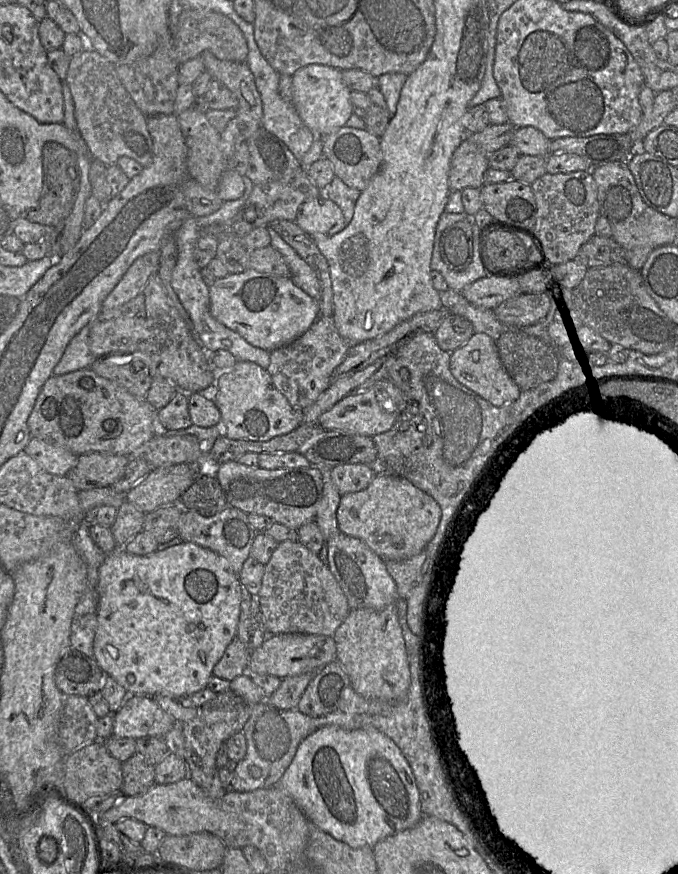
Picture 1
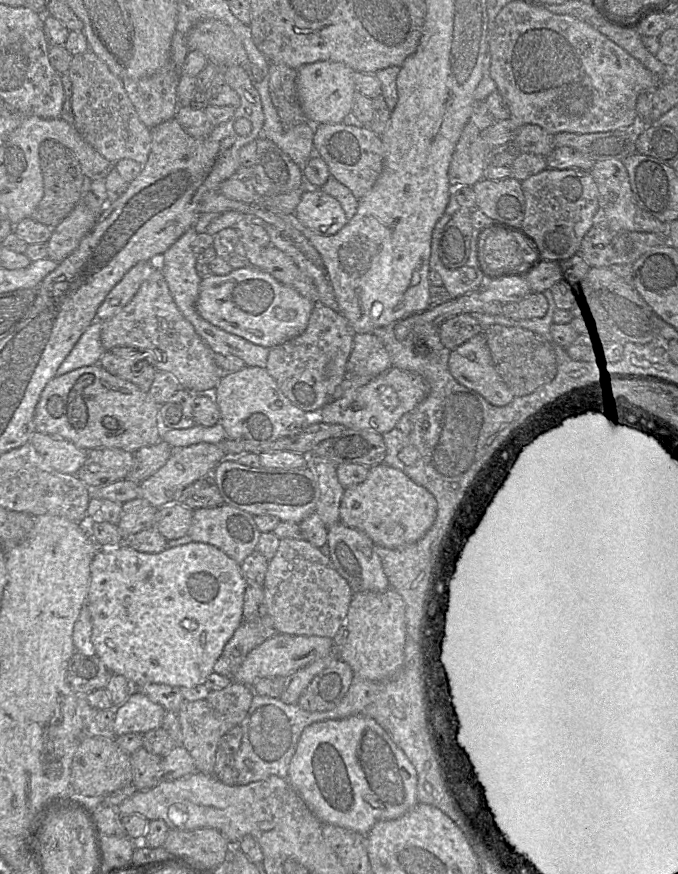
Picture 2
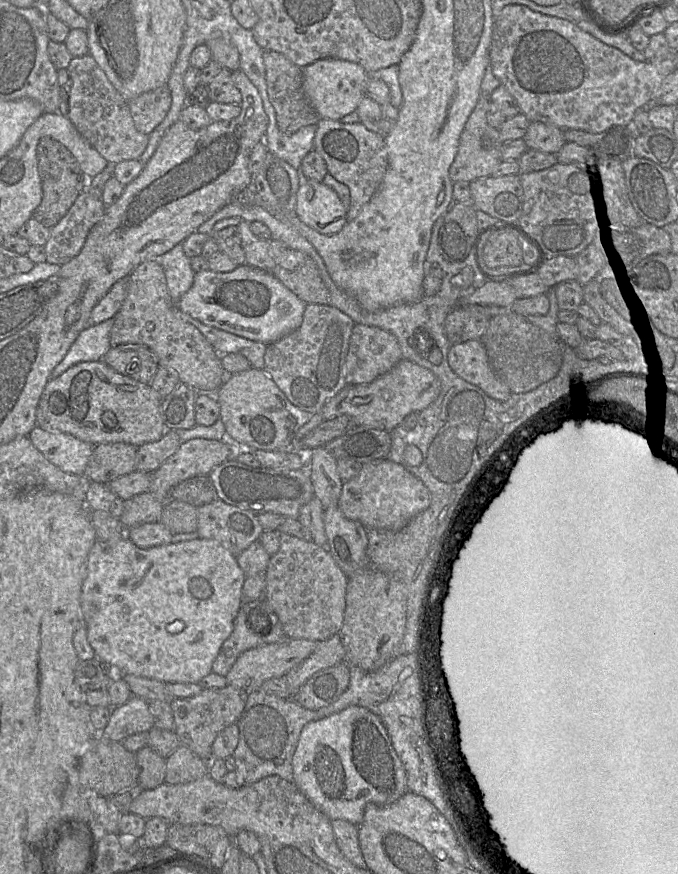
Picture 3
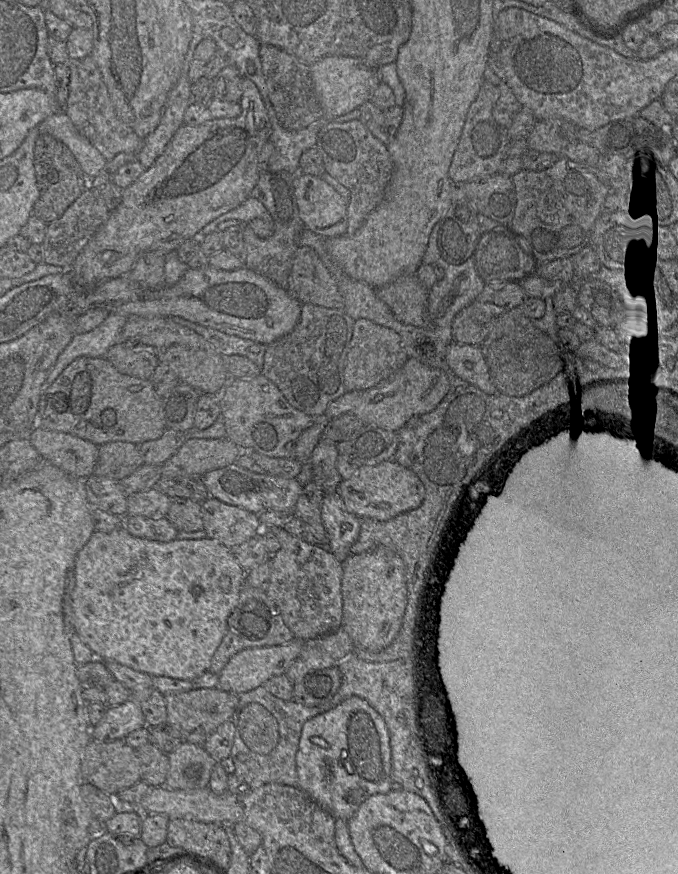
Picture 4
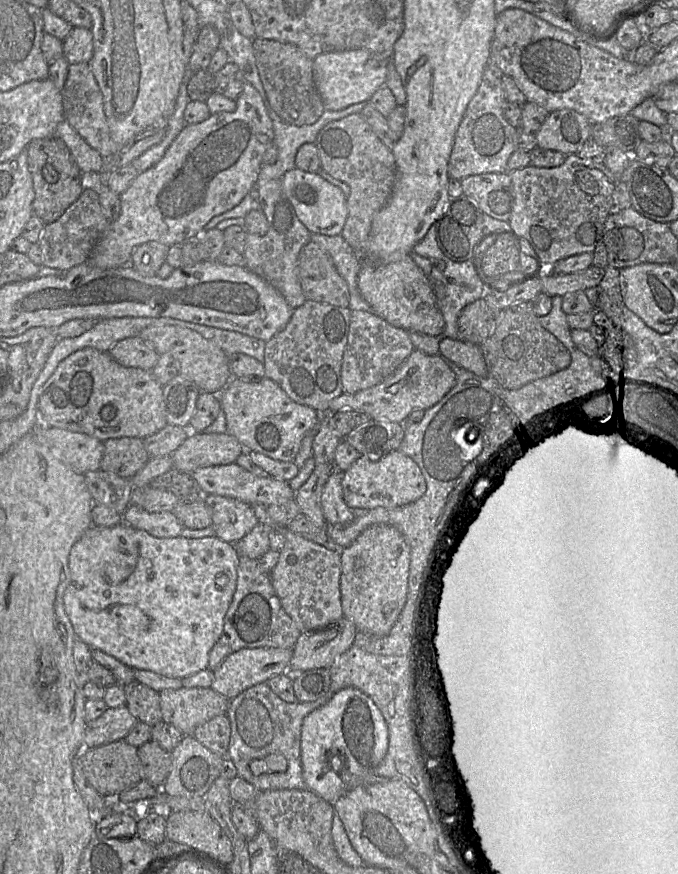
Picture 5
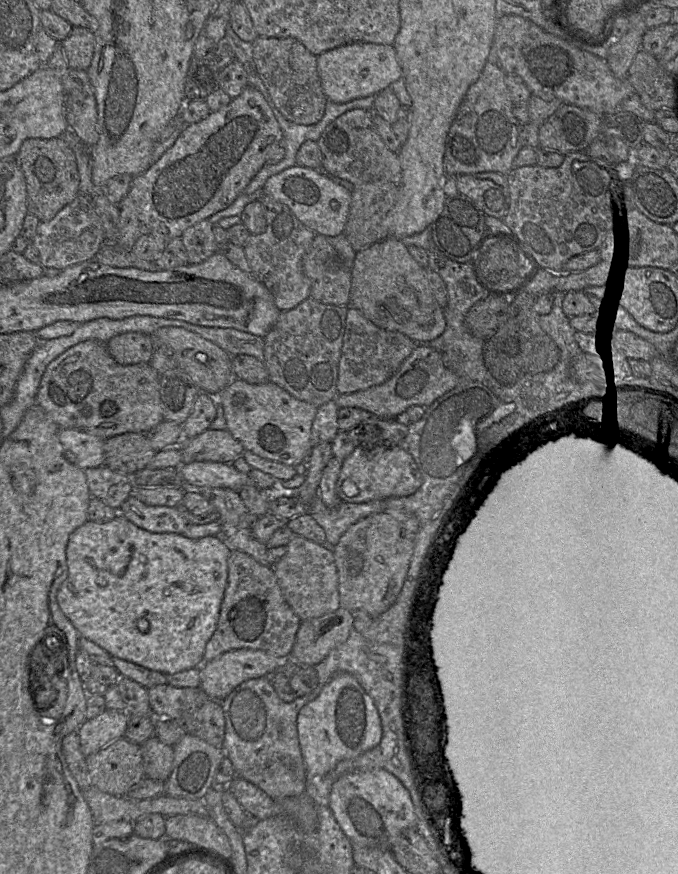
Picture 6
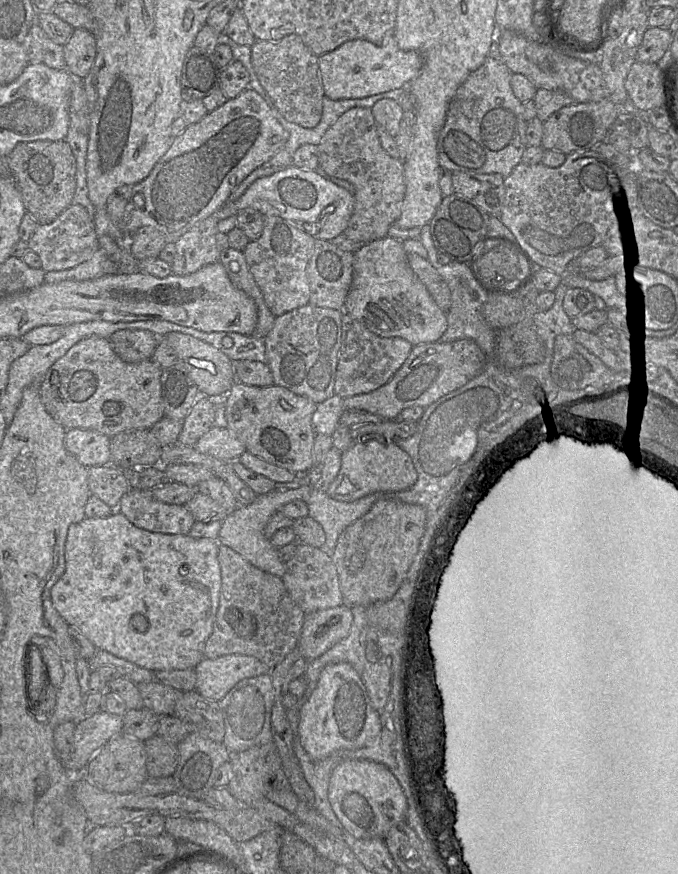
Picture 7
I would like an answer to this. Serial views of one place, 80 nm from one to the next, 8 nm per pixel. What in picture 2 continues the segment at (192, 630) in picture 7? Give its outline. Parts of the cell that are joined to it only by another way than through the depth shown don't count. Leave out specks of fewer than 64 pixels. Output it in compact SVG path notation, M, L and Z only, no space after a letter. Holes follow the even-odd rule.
M189 542L167 548L159 553L145 553L134 550L126 543L113 548L99 548L90 566L90 585L87 606L91 615L91 642L96 655L113 673L124 676L131 684L132 691L136 686L147 683L167 684L172 687L195 687L205 683L208 676L214 672L213 667L223 652L224 646L243 621L243 602L245 589L248 586L242 575L240 565L217 547L202 542Z

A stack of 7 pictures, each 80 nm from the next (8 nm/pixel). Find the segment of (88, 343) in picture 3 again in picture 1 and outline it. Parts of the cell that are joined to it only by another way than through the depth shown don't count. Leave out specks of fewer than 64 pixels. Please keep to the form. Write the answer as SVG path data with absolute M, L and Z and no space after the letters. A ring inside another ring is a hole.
M90 324L84 326L68 344L61 360L53 370L54 375L63 375L76 370L90 367L96 358L92 355L88 338Z

